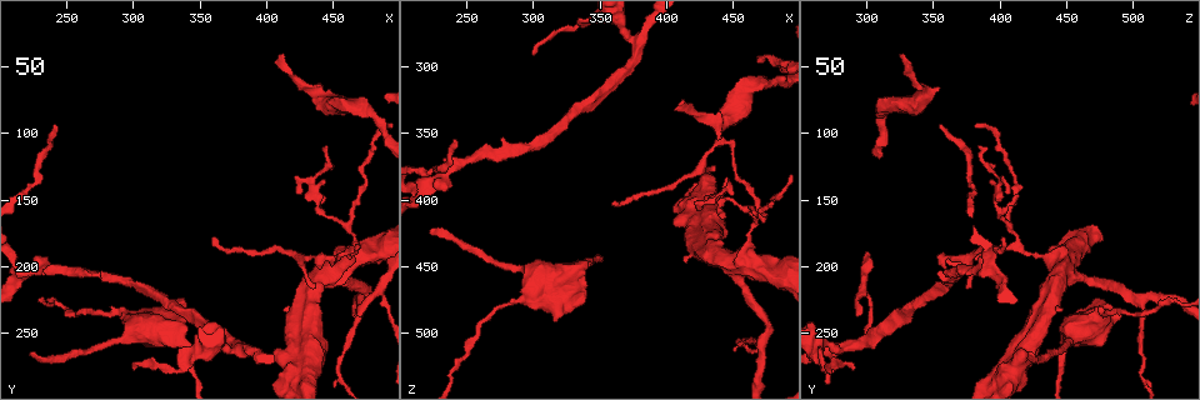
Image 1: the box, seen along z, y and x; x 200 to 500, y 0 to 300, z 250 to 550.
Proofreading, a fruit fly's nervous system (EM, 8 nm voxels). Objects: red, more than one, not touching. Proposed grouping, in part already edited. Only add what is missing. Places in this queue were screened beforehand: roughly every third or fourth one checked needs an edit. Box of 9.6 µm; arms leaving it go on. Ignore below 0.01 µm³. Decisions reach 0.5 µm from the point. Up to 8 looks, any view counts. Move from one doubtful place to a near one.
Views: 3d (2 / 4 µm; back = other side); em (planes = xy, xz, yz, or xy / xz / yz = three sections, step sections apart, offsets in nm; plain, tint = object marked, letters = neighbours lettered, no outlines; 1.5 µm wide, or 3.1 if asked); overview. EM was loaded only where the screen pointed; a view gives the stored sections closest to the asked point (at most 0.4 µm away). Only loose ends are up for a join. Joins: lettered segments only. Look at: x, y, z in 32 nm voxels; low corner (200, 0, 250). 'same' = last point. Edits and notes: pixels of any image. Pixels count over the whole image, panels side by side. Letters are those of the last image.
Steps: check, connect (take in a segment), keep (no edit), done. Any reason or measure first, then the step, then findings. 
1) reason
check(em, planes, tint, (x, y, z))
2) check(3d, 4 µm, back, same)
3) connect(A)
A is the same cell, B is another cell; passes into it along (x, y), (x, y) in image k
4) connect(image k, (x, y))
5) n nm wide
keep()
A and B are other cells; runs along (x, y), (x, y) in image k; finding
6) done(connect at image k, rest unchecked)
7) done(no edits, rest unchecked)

tapers out
check(3d, 2 µm, (468, 236, 294))

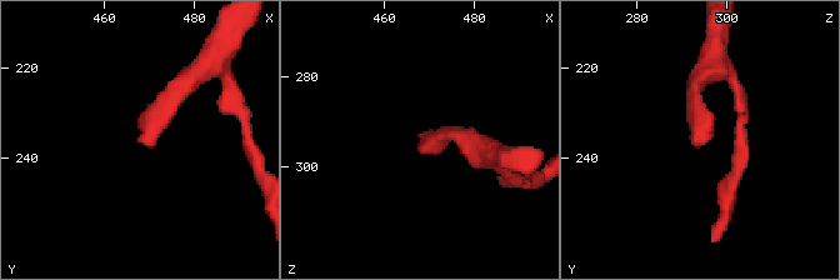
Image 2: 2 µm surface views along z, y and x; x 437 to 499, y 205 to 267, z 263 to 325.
check(em, planes, plain, (467, 236, 293))

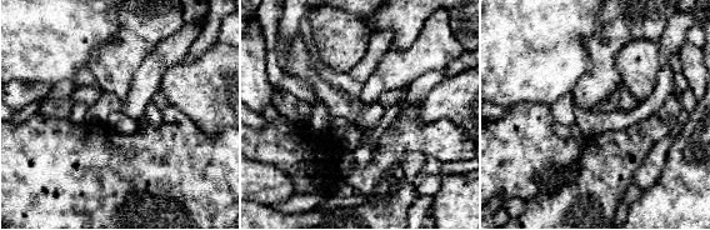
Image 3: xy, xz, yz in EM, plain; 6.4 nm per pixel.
what lies round it
check(em, planes, letters, same)

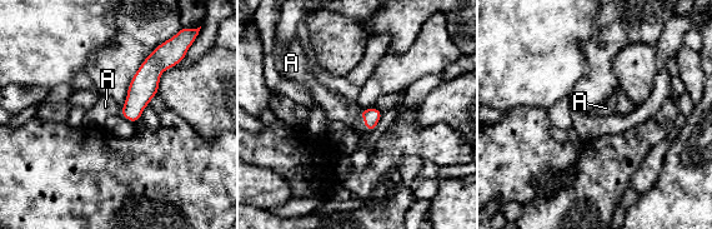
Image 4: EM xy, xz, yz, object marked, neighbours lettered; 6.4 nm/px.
110 nm wide
connect(A)
A is the same cell; passes into it along (372, 115), (362, 118), (336, 106) in image 4; the neuron continues

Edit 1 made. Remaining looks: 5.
see it whole again
check(overview)

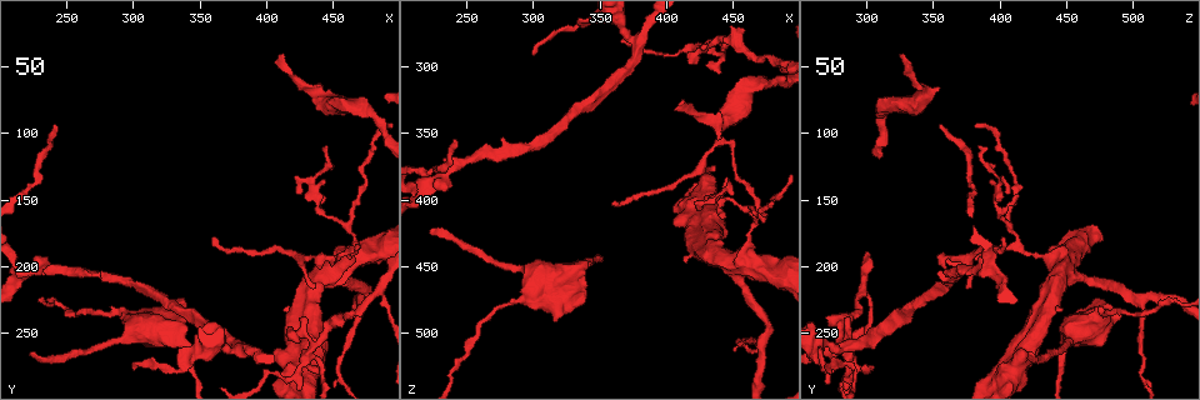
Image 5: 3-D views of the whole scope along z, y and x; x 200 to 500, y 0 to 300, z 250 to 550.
check(em, planes, letters, (222, 266, 428))

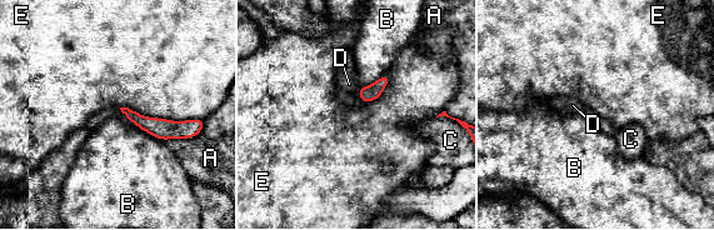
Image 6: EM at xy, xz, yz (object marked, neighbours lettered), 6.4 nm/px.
E touches over 550 nm
connect(D)
D is the same cell, A, B, C and E are other cells; passes into it along (373, 91), (359, 91), (349, 84) in image 6; the neuron continues

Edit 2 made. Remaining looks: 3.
three arms meet
check(em, planes, letters, (428, 274, 300))

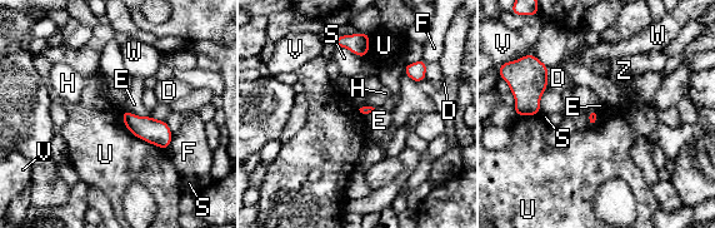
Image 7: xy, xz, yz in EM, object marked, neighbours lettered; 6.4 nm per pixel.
keep()
D, E, F, H, S, U, V, W and Z are other cells; border along (121, 110), (133, 134), (165, 150) in image 7; no lettered segment goes on from it

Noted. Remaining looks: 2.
done(connect at image 4, connect at image 6, rest unchecked)

